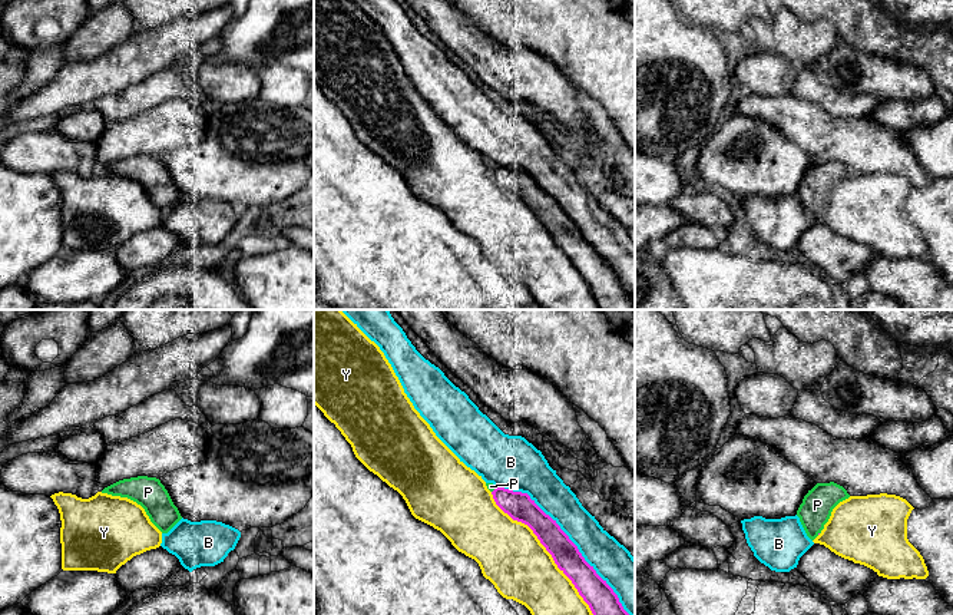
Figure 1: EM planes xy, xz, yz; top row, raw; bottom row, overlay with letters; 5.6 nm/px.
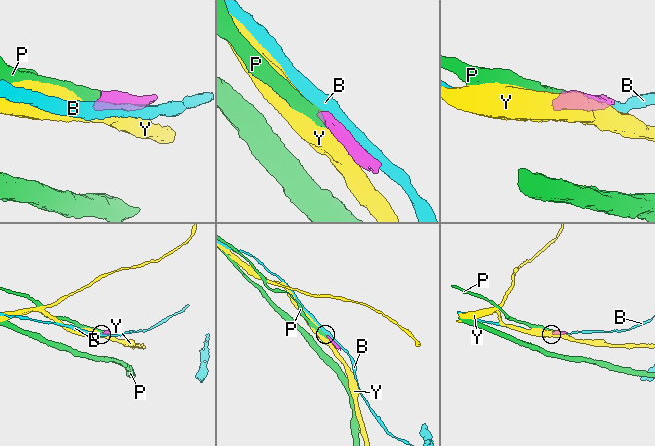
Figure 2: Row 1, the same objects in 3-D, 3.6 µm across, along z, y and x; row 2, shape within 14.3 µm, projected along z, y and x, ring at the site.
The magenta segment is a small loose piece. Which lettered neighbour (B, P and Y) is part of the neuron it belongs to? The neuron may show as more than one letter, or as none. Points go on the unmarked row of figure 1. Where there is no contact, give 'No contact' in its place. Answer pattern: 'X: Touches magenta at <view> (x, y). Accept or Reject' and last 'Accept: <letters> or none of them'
B: Touches magenta at xz (573, 222). Reject
P: Touches magenta at xz (495, 168). Accept
Y: Touches magenta at xz (552, 235). Reject
Accept: P

